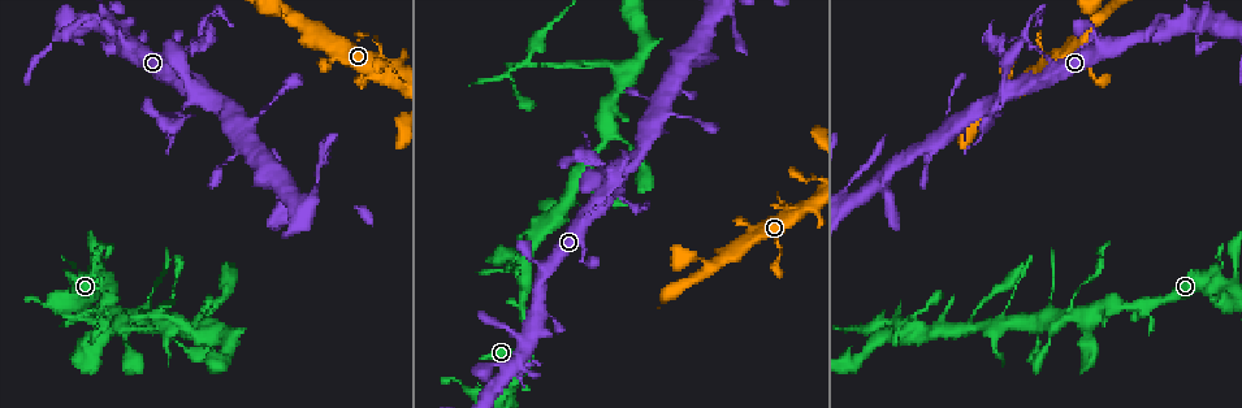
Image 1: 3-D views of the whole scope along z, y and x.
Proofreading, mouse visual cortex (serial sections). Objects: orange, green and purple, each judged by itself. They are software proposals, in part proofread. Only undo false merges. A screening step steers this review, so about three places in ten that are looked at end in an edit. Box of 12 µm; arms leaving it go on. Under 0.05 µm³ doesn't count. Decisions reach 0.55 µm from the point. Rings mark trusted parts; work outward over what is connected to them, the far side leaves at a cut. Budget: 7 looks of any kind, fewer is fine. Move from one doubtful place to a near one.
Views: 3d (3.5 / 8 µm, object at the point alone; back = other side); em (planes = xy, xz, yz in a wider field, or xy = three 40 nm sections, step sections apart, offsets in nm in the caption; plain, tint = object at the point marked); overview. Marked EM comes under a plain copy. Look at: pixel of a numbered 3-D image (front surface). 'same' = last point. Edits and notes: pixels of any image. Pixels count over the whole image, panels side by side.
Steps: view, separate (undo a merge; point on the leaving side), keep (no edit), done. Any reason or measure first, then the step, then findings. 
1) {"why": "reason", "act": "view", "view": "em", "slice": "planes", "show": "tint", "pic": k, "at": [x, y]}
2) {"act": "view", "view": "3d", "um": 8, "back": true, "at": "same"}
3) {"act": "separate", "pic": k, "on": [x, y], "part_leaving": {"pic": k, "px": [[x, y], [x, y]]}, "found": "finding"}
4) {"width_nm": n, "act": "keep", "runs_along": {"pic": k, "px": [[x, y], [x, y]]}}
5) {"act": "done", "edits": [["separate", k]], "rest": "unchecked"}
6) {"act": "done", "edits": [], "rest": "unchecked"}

{"why": "three-way junction", "act": "view", "view": "3d", "um": 3.5, "pic": 1, "at": [200, 331]}

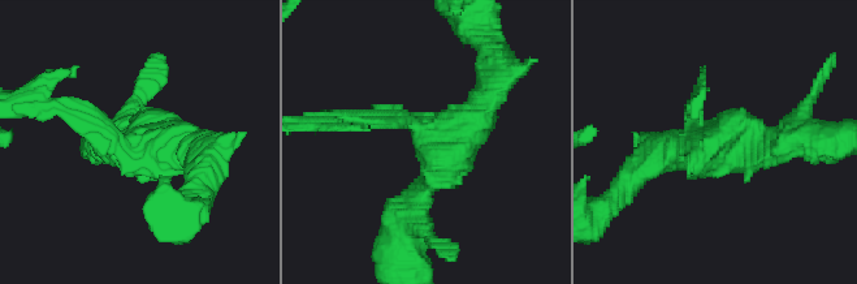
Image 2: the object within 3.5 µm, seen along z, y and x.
{"act": "separate", "pic": 2, "on": [81, 120], "part_leaving": {"pic": 2, "px": [[116, 140], [52, 104], [24, 100]]}, "found": "a second cell is stuck on"}

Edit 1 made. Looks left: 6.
{"act": "view", "view": "overview"}

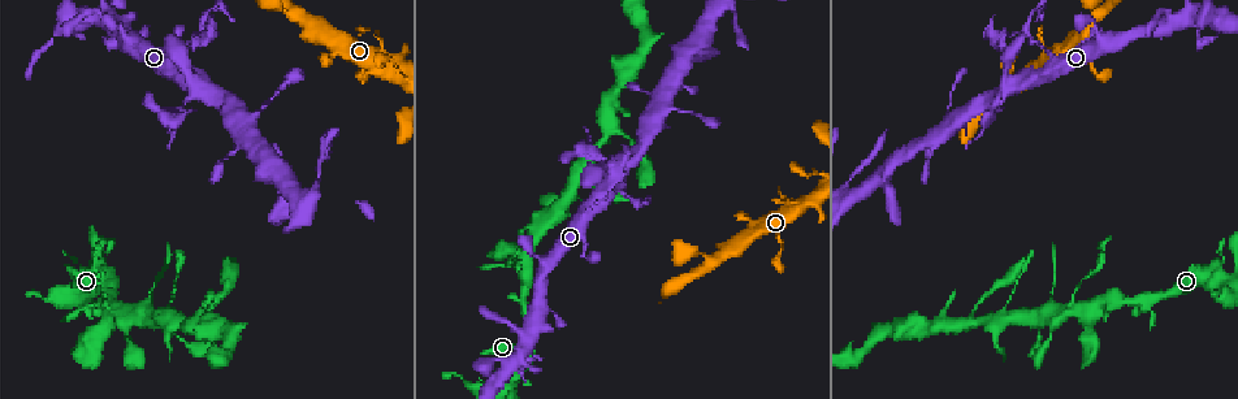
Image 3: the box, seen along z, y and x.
{"act": "view", "view": "3d", "um": 3.5, "pic": 3, "at": [989, 117]}

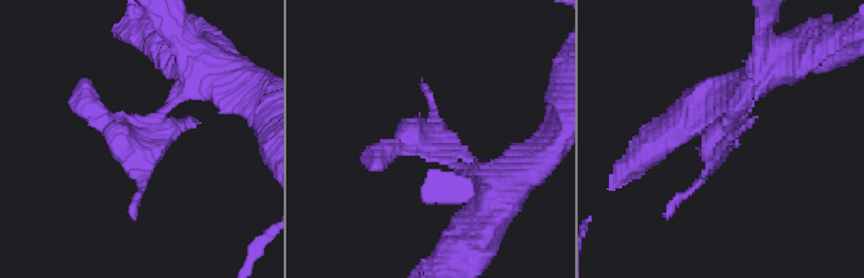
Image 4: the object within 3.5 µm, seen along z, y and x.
{"act": "separate", "pic": 4, "on": [156, 151], "part_leaving": {"pic": 4, "px": [[156, 118], [108, 127], [89, 83]]}, "found": "two cells meet here"}

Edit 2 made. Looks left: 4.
{"act": "view", "view": "overview"}

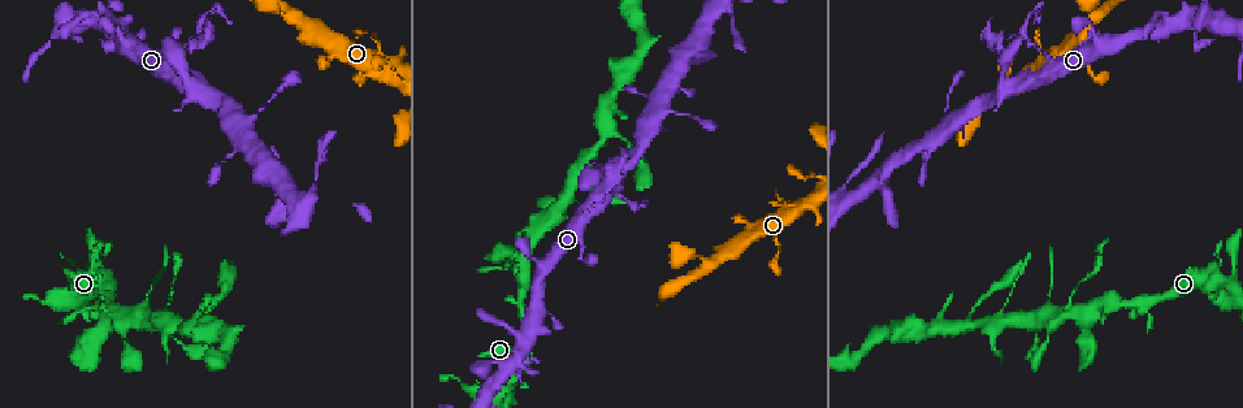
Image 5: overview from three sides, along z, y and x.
{"why": "thin neck", "act": "view", "view": "3d", "um": 3.5, "pic": 5, "at": [203, 37]}

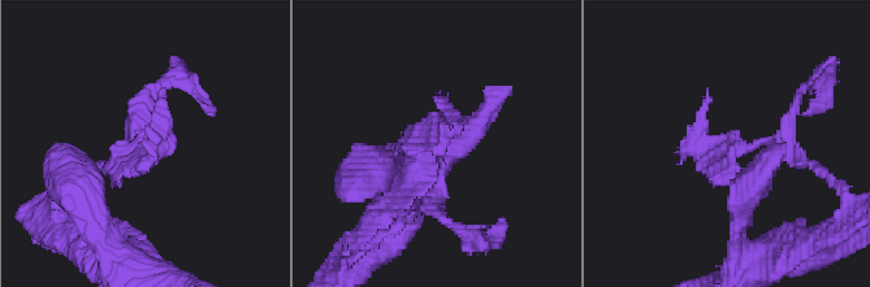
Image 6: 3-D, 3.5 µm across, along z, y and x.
{"why": "now the EM", "act": "view", "view": "em", "slice": "planes", "show": "tint", "pic": 6, "at": [439, 167]}

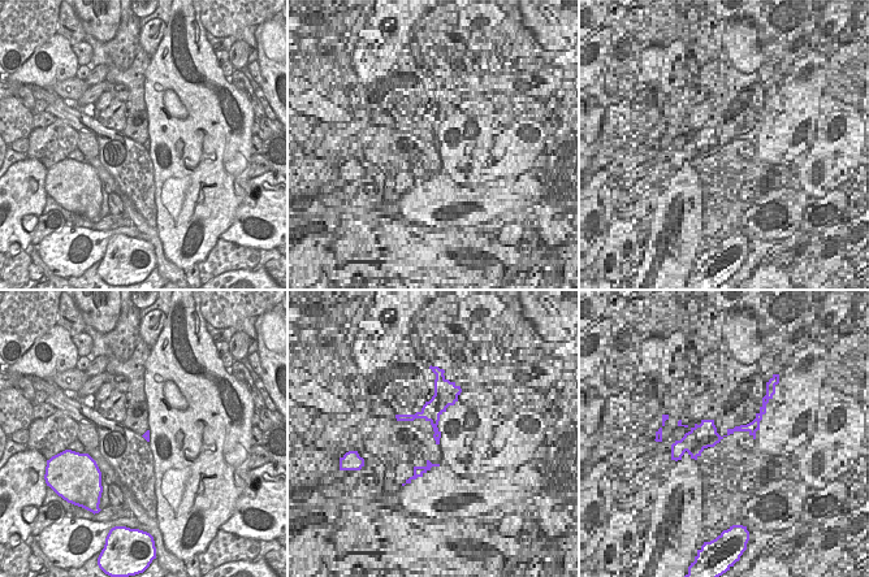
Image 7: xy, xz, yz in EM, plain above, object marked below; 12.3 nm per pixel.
{"act": "keep", "runs_along": {"pic": 6, "px": [[395, 226], [440, 194], [451, 121]]}, "found": "one cell here"}

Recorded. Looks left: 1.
{"act": "done", "edits": [["separate", 2], ["separate", 4]], "rest": "unchecked"}

